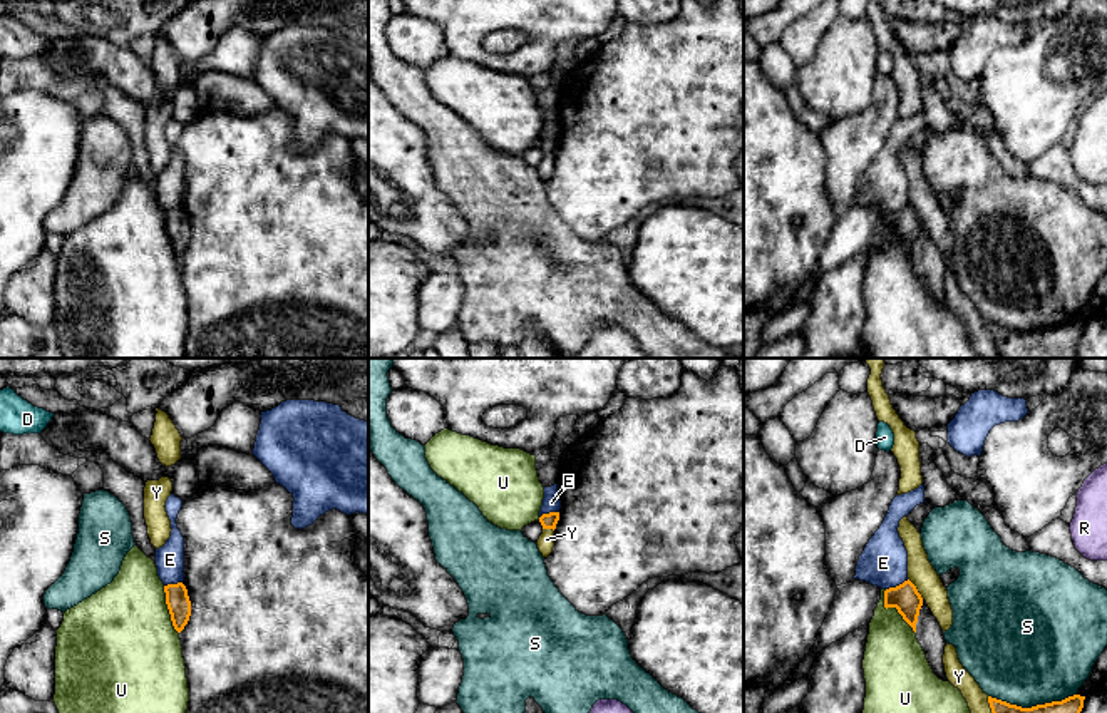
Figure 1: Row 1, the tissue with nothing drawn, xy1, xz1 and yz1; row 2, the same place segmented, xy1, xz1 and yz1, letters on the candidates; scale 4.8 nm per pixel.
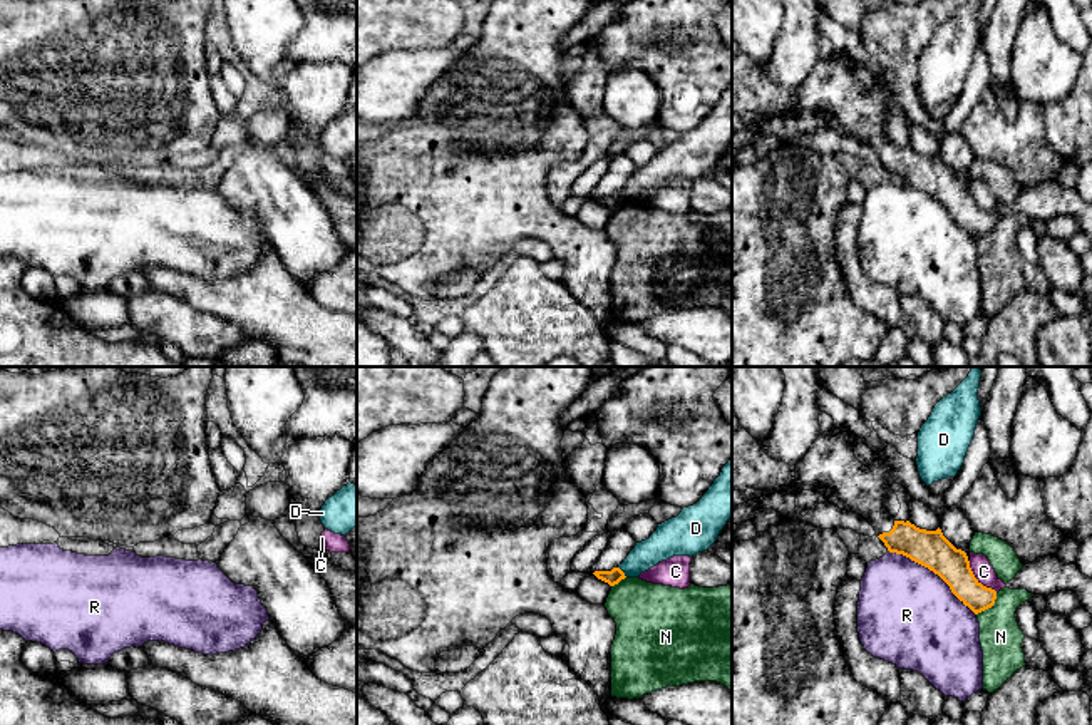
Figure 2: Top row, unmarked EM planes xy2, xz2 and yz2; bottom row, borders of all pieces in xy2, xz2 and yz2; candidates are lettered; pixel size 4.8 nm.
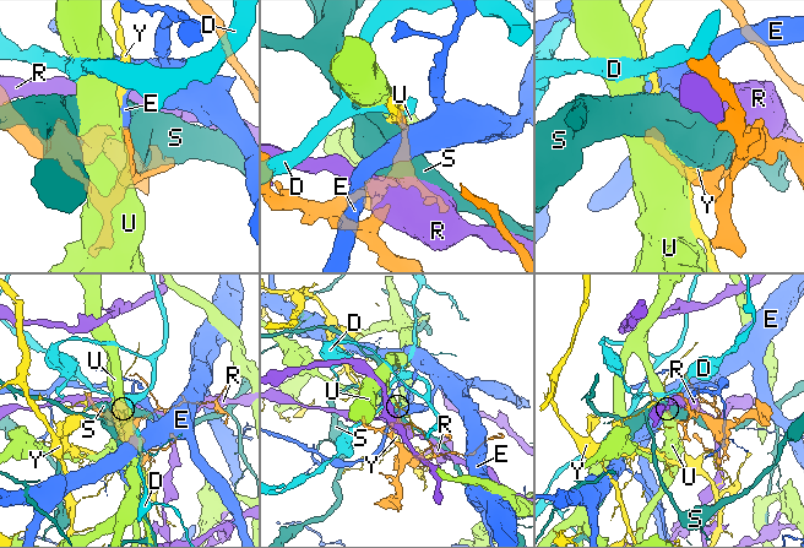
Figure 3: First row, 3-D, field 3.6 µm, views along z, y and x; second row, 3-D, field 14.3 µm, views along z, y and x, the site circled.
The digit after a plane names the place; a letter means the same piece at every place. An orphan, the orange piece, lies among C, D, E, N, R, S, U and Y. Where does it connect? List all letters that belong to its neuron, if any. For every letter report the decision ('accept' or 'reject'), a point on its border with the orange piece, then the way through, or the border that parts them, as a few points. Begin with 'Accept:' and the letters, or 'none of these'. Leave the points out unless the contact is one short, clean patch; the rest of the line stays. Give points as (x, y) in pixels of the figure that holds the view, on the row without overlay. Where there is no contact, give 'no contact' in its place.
Accept: none of these
C: reject; contact yz2 (977, 205); border yz2 (968, 186), (973, 200), (997, 216)
D: reject; contact xz2 (622, 196); border xz2 (618, 191), (627, 201)
E: reject; contact yz1 (896, 211); border yz1 (908, 205), (886, 215)
N: reject; contact yz2 (990, 231)
R: reject; contact yz2 (933, 196)
S: reject; contact yz1 (1032, 332)
U: reject; contact yz1 (895, 231); border yz1 (885, 215), (885, 231), (895, 233), (915, 258)
Y: reject; contact yz1 (915, 213)

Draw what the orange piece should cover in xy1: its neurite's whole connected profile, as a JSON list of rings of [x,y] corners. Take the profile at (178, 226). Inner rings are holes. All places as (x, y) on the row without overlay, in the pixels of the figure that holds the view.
[[[178,208],[164,211],[164,218],[172,251],[178,258],[181,258],[191,241],[191,226],[188,214],[183,208]]]

